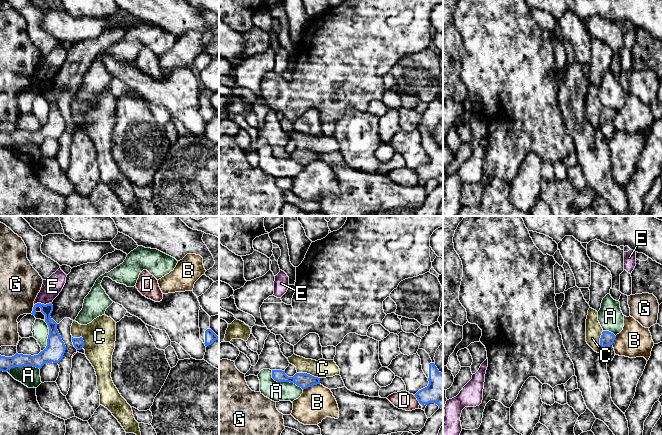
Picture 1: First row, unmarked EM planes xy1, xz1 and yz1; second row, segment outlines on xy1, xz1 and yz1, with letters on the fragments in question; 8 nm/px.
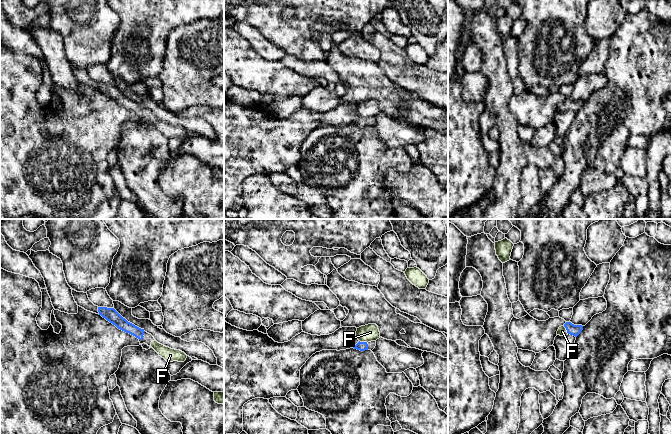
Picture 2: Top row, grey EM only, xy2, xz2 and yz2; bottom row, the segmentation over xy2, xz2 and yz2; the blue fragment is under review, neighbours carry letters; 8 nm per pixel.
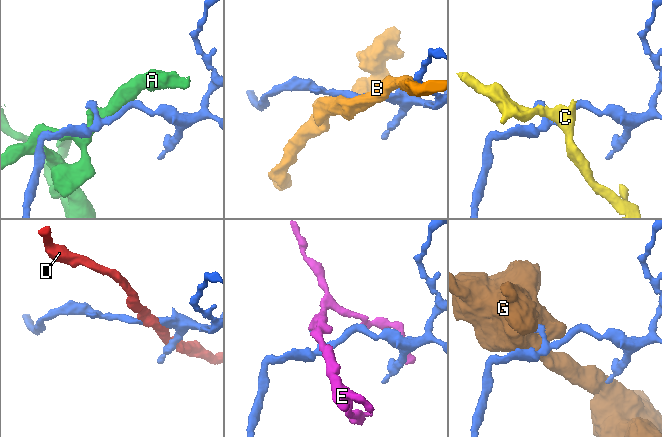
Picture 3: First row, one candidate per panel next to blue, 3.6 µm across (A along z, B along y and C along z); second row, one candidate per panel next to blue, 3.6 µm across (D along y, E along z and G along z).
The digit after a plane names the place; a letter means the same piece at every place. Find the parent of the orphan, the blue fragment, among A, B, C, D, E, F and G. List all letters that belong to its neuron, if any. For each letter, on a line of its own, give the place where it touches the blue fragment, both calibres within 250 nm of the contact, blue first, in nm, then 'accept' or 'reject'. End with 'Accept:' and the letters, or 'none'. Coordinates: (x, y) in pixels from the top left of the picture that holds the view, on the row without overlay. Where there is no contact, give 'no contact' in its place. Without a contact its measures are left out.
A: meets blue in xz1 at (284, 157); 120 nm thick on the blue side, 160 nm on the other; reject
B: meets blue in xz1 at (311, 161); 120 nm thick on the blue side, 280 nm on the other; reject
C: meets blue in xz1 at (308, 150); 120 nm thick on the blue side, 150 nm on the other; reject
D: meets blue in xz1 at (417, 175); 240 nm thick on the blue side, 150 nm on the other; reject
E: meets blue in xy1 at (42, 80); 90 nm thick on the blue side, 160 nm on the other; reject
F: meets blue in xz2 at (363, 118); 80 nm thick on the blue side, 140 nm on the other; accept
G: meets blue in xy1 at (33, 85); 90 nm thick on the blue side, 320 nm on the other; reject
Accept: F

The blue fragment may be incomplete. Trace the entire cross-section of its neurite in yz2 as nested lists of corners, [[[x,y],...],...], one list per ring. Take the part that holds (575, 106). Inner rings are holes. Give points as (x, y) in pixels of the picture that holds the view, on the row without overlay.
[[[566,98],[563,102],[559,103],[557,111],[566,112],[568,110],[577,113],[583,106],[582,101],[574,101],[571,98]]]

